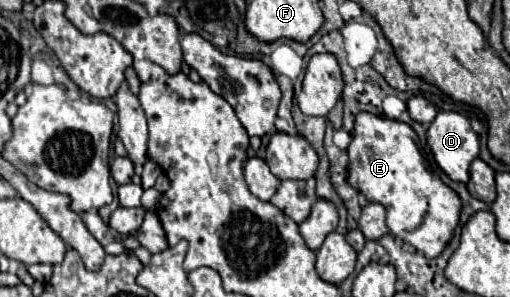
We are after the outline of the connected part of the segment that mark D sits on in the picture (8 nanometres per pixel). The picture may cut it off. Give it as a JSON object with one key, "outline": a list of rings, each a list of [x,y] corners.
{"outline":[[[439,112],[427,128],[427,144],[437,166],[455,182],[469,182],[469,166],[479,156],[479,140],[469,118],[457,112]]]}

